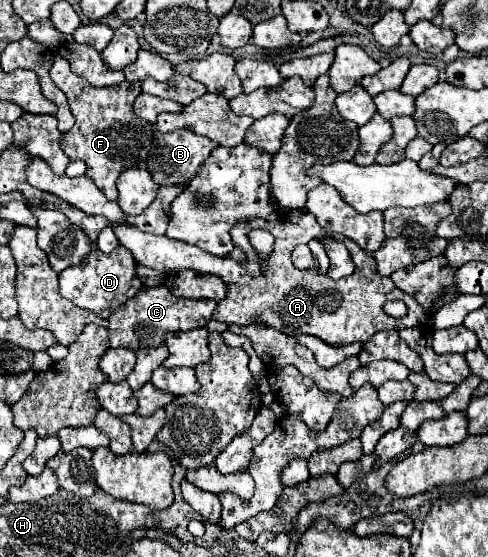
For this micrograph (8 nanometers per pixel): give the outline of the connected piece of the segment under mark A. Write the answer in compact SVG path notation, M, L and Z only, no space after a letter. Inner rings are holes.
M33 156L31 164L27 168L27 182L43 192L51 192L57 198L69 202L71 206L77 206L85 214L101 214L109 220L111 228L115 230L119 242L133 254L135 262L161 270L163 274L169 274L171 270L183 270L191 268L201 274L215 274L221 276L229 284L229 294L223 302L219 302L213 318L225 324L249 324L249 322L263 322L267 326L275 326L279 332L285 332L289 336L295 336L297 332L303 334L313 334L321 338L323 342L331 346L345 346L351 342L365 344L367 338L371 338L379 330L391 330L391 328L403 328L403 326L417 326L425 324L427 316L423 308L405 292L401 292L397 286L393 286L391 278L383 278L377 272L375 258L369 256L365 250L361 250L355 242L343 238L343 244L347 246L357 272L351 276L345 276L341 280L331 280L329 276L317 274L316 269L299 270L293 266L291 254L295 246L303 244L301 240L311 240L319 236L329 236L315 220L313 214L305 210L275 210L267 218L257 218L247 224L237 224L231 234L233 234L233 244L241 246L247 254L247 262L239 264L229 258L215 258L215 256L201 250L197 246L189 245L179 240L171 240L167 236L157 236L149 232L141 232L137 226L125 224L123 222L123 210L119 210L117 202L111 202L103 196L103 192L95 186L95 182L87 176L79 178L69 178L69 176L55 176L49 166ZM251 230L267 230L275 236L273 252L267 256L267 260L261 264L259 254L249 242L249 232ZM367 254L367 256L365 256ZM267 262L271 262L271 268L267 268ZM389 300L401 300L407 304L407 314L403 318L393 318L389 316L383 306Z

